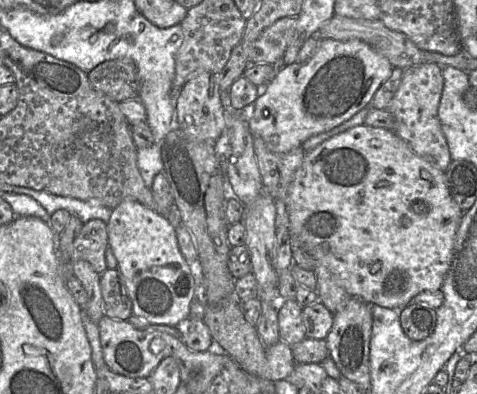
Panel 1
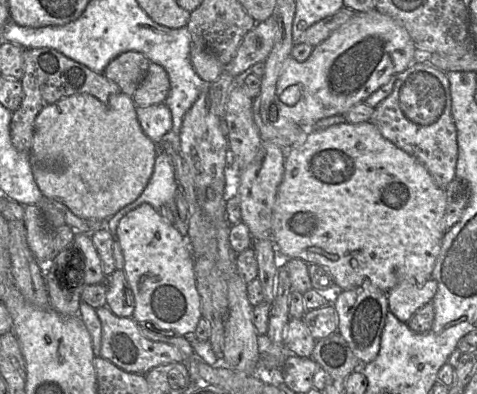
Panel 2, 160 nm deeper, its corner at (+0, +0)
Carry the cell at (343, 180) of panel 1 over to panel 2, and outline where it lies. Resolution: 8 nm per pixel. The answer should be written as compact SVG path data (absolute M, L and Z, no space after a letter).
M344 122L322 130L309 130L301 144L287 150L283 179L277 190L272 213L272 240L281 260L298 258L308 264L314 263L324 267L331 274L335 284L343 291L359 287L364 283L371 283L388 293L406 279L413 279L417 283L425 283L432 279L432 272L446 233L444 231L446 203L445 189L434 182L427 169L415 158L385 139L373 123Z

